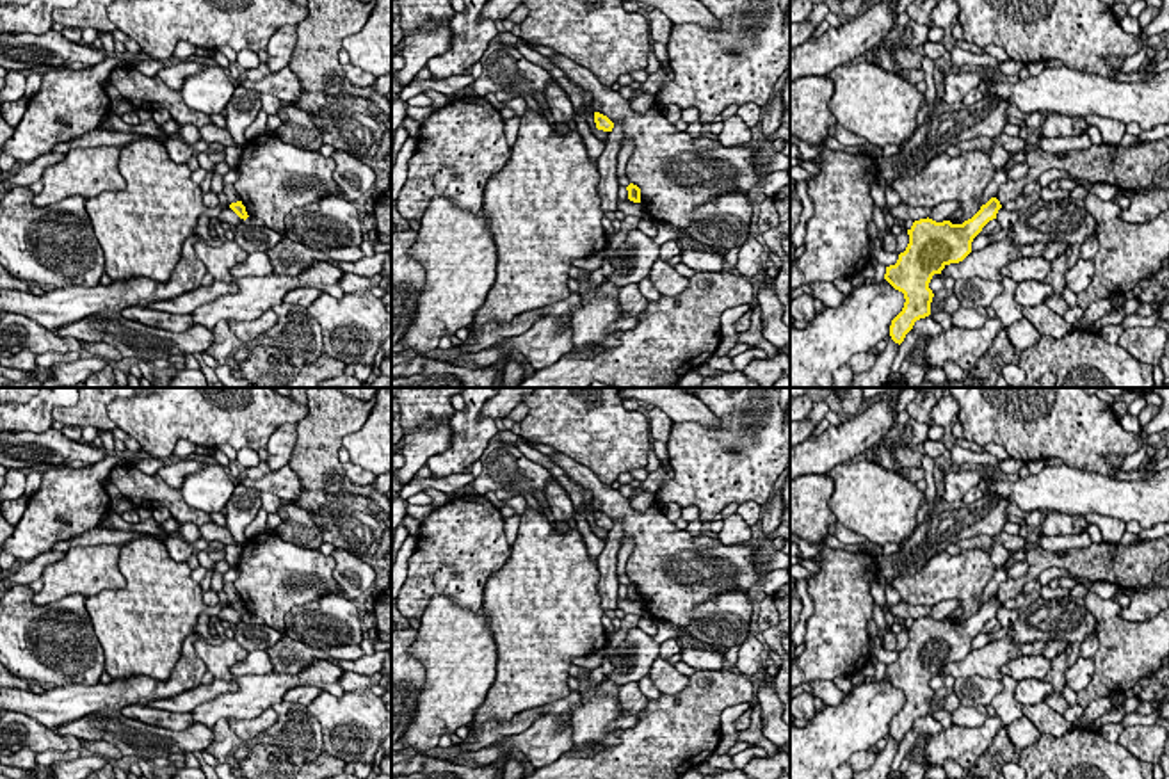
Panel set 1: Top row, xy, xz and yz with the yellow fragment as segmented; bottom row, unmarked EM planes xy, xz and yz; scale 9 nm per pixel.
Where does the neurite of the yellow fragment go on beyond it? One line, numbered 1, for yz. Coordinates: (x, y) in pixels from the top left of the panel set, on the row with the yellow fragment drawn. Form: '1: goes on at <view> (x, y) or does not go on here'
1: does not go on here

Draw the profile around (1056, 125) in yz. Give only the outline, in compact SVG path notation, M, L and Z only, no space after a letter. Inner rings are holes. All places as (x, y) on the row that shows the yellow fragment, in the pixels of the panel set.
M1050 112L1039 128L1039 137L1046 139L1064 139L1082 135L1087 130L1087 121L1084 117L1069 117L1057 112Z

